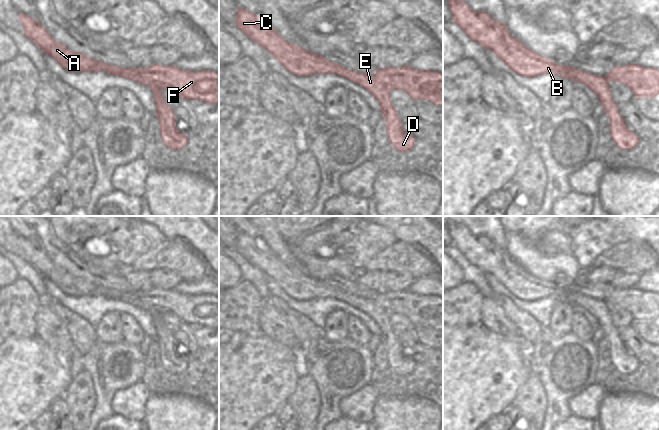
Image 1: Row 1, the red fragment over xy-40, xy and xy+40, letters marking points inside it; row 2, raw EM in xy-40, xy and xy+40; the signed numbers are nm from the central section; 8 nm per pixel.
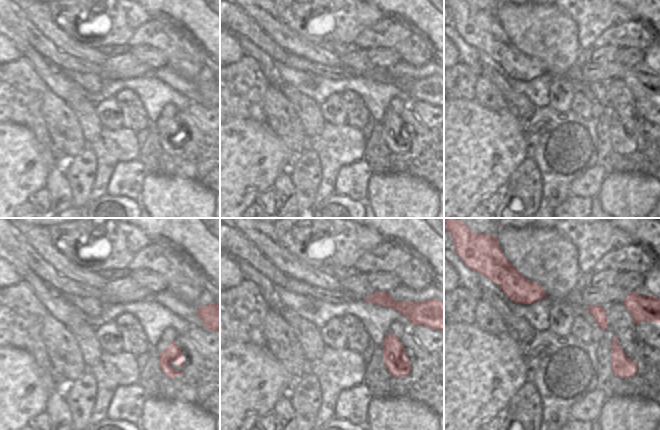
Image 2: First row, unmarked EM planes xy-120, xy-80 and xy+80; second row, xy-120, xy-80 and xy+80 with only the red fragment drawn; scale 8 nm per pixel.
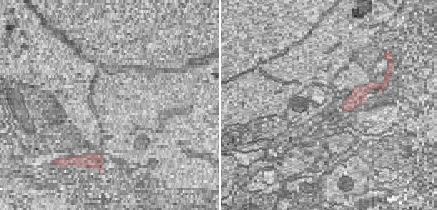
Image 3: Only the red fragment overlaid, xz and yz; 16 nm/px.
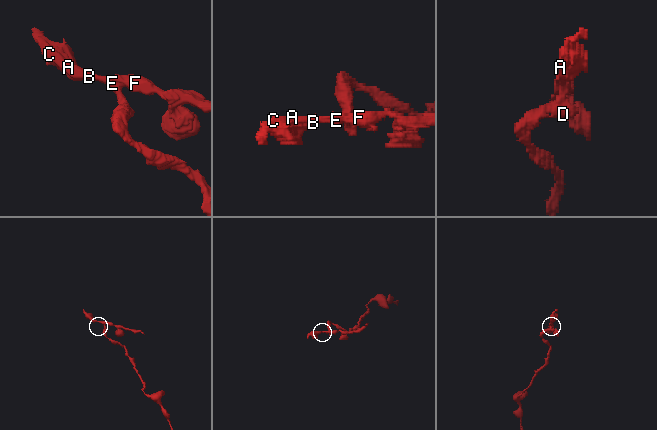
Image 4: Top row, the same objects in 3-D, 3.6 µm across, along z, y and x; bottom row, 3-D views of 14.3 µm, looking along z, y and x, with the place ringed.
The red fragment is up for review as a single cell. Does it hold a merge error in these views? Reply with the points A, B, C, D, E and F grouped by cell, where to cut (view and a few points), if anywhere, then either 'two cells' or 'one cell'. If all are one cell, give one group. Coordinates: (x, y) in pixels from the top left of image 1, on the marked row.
A B C D E / F | xy-40 (148, 67), (151, 71), (157, 73), (161, 89) | two cells

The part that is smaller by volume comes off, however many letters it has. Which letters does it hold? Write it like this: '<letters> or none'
F

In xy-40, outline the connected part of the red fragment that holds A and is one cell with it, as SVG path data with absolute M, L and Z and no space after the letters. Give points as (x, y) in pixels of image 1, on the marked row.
M19 13L18 19L24 29L24 36L65 70L69 72L100 72L105 70L106 74L127 78L149 86L154 93L156 116L160 123L160 137L164 145L171 150L181 150L186 146L188 139L183 132L176 129L174 110L166 103L162 95L160 77L157 72L151 72L149 68L119 68L93 60L83 54L73 52L57 42L46 28L33 18Z

